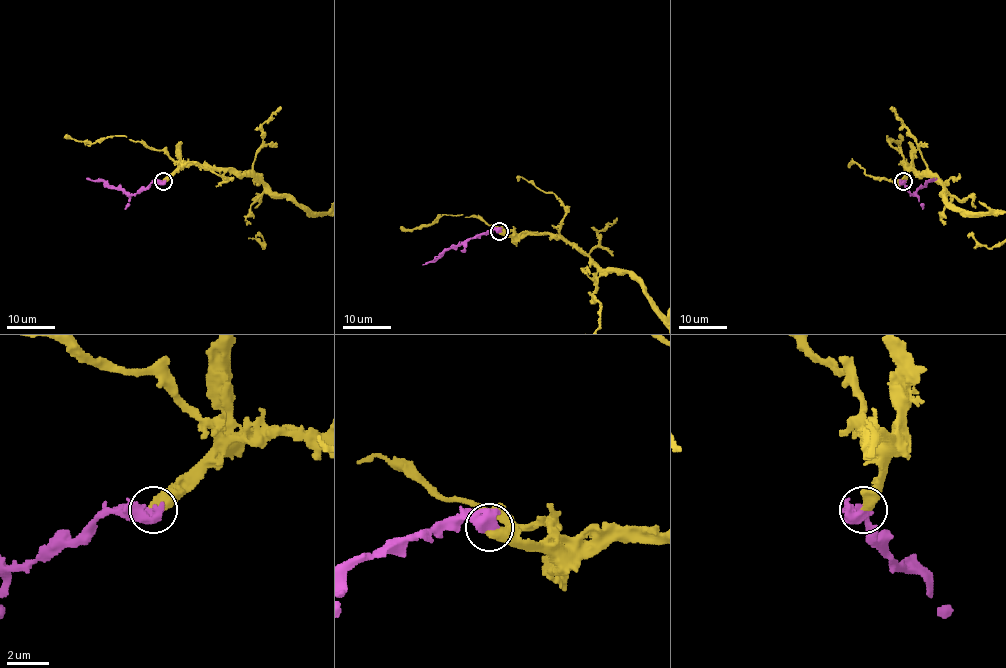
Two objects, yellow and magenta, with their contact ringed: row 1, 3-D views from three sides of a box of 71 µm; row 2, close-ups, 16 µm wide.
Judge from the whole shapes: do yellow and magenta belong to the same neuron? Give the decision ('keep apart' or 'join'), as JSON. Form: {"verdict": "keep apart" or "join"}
{"verdict": "join"}

